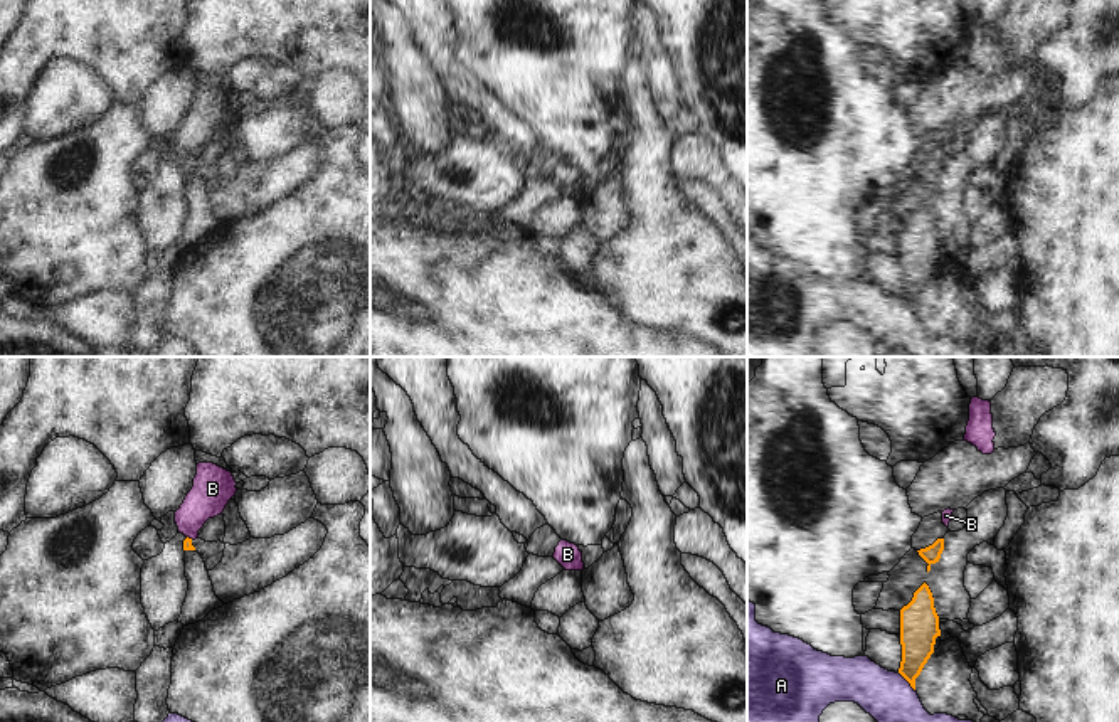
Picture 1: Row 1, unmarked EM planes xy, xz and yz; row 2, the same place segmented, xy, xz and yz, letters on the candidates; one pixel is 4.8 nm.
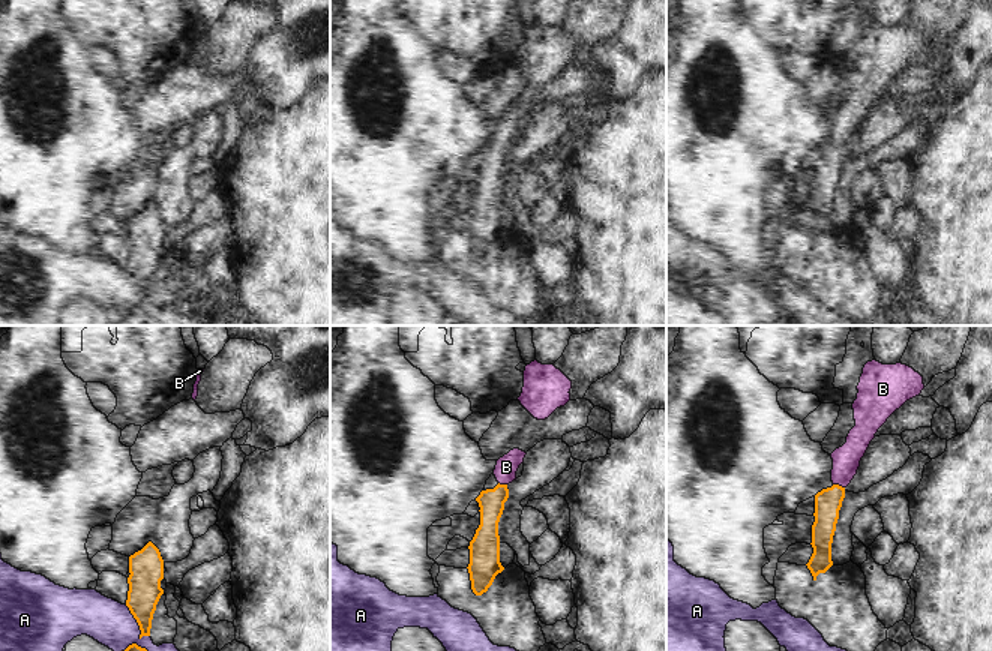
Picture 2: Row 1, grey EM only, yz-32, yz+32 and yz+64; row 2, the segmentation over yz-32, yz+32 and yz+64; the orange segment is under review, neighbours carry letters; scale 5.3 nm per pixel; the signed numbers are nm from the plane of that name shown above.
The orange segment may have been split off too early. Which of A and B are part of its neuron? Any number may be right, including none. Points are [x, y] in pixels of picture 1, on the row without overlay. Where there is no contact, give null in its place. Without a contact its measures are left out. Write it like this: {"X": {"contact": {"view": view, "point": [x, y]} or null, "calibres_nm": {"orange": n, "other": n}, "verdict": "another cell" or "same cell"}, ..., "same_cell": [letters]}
{"A": {"contact": {"view": "yz", "point": [907, 303]}, "calibres_nm": {"orange": 180, "other": 240}, "verdict": "another cell"}, "B": {"contact": {"view": "xy", "point": [190, 162]}, "calibres_nm": {"orange": 50, "other": 190}, "verdict": "same cell"}, "same_cell": ["B"]}

